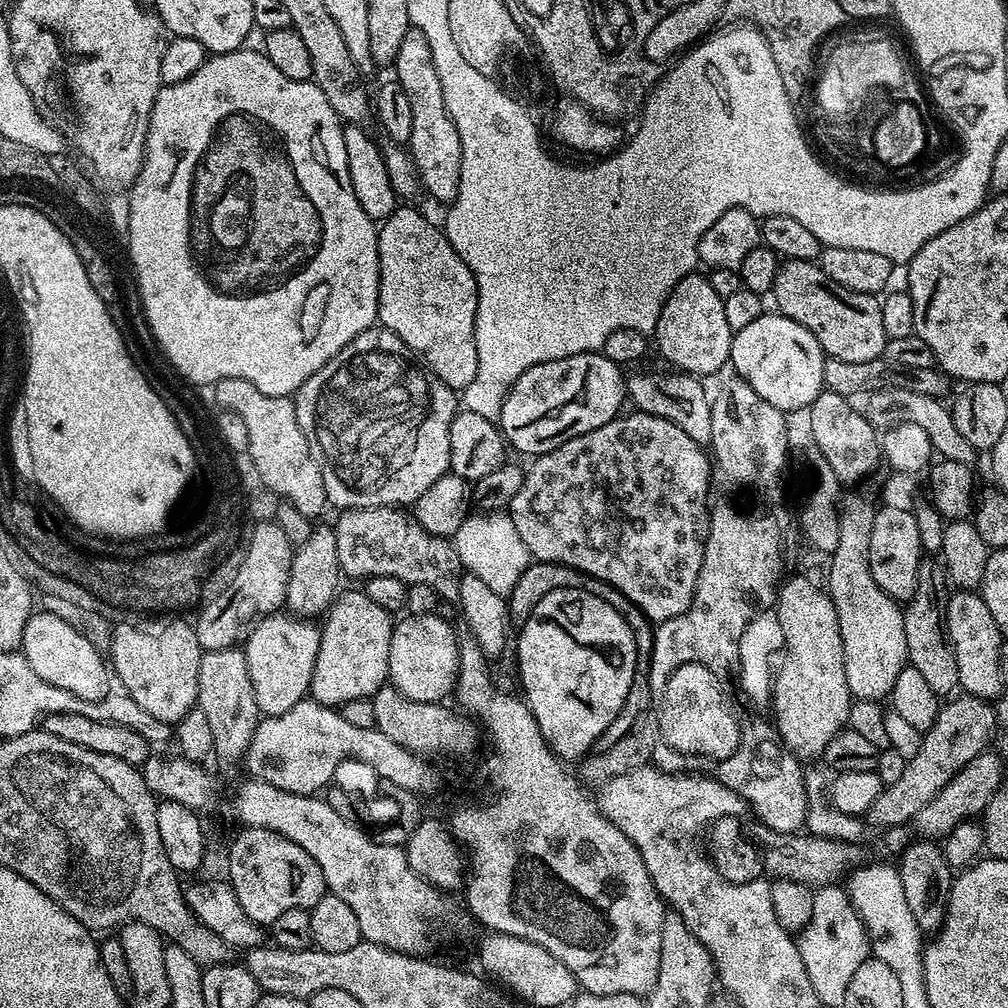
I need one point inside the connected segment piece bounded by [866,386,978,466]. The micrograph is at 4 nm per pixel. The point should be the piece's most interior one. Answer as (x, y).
(896, 405)

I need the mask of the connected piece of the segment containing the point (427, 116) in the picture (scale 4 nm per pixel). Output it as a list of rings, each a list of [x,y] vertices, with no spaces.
[[[409,26],[402,38],[402,46],[398,46],[398,54],[394,65],[394,78],[406,90],[406,98],[410,98],[410,111],[414,113],[414,130],[410,141],[410,156],[415,163],[419,183],[436,200],[441,200],[444,206],[451,205],[460,189],[460,139],[452,119],[444,108],[442,82],[438,78],[438,70],[434,66],[434,54],[430,54],[430,42],[426,42],[426,34],[422,30]]]

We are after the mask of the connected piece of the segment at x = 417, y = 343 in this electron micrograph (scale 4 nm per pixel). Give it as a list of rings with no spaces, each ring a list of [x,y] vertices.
[[[397,207],[396,211],[383,221],[378,228],[378,254],[380,255],[380,306],[378,309],[378,320],[383,327],[389,328],[409,351],[415,354],[426,365],[428,371],[432,372],[449,388],[453,390],[463,390],[474,382],[474,374],[478,374],[478,350],[476,349],[476,307],[478,306],[478,294],[476,293],[476,275],[462,262],[462,258],[454,250],[447,235],[439,227],[436,228],[420,212],[415,212],[412,208]]]

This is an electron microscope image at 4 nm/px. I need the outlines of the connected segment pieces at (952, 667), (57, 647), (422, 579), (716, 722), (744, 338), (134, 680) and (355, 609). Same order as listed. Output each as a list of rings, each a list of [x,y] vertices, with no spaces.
[[[936,558],[921,559],[918,586],[914,590],[911,600],[907,601],[906,607],[903,609],[908,664],[914,670],[918,670],[918,674],[922,674],[922,678],[926,678],[930,690],[934,690],[941,698],[955,693],[960,683],[958,662],[951,644],[948,643],[946,631],[949,595],[950,581],[943,563]]]
[[[33,611],[26,622],[22,655],[38,678],[82,700],[99,701],[109,693],[105,657],[74,628],[71,619]]]
[[[389,506],[386,508],[349,508],[341,511],[334,523],[336,533],[336,553],[340,563],[341,573],[345,577],[361,576],[389,576],[403,580],[405,584],[429,584],[440,595],[441,601],[452,602],[460,599],[460,578],[462,569],[460,559],[456,553],[456,545],[451,539],[428,533],[420,523],[417,523],[415,515],[408,516],[403,507]]]
[[[683,664],[666,682],[662,690],[664,696],[660,700],[660,739],[672,752],[681,752],[684,756],[705,756],[708,760],[721,762],[731,760],[732,755],[740,745],[740,734],[742,731],[741,721],[736,721],[736,712],[724,693],[725,681],[715,676],[705,664]]]
[[[775,310],[765,311],[750,326],[735,332],[732,338],[730,364],[735,375],[740,376],[770,406],[779,412],[791,414],[799,408],[811,409],[820,392],[825,391],[822,370],[826,357],[818,338],[798,322],[781,316]]]
[[[144,618],[141,624],[117,623],[112,629],[110,664],[116,668],[122,678],[128,695],[156,720],[169,726],[175,726],[184,719],[187,712],[197,707],[198,666],[202,649],[196,637],[196,629],[191,623],[183,624],[180,618]]]
[[[356,590],[356,592],[344,592],[333,599],[327,613],[326,619],[328,621],[322,624],[320,628],[320,645],[318,646],[318,652],[316,654],[316,661],[312,666],[312,680],[310,683],[310,696],[318,704],[327,706],[339,706],[346,704],[351,700],[362,700],[365,698],[371,698],[376,695],[376,692],[385,687],[386,681],[388,680],[388,659],[390,658],[390,638],[392,637],[392,630],[394,627],[394,616],[393,613],[382,610],[382,606],[372,601],[371,598],[363,590]]]

